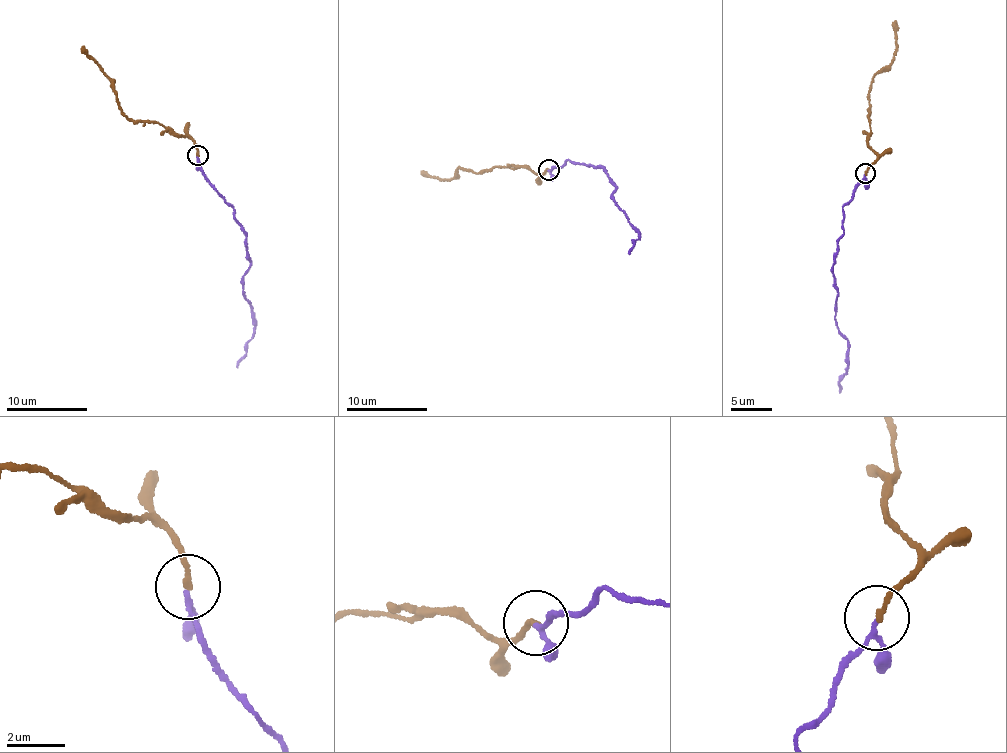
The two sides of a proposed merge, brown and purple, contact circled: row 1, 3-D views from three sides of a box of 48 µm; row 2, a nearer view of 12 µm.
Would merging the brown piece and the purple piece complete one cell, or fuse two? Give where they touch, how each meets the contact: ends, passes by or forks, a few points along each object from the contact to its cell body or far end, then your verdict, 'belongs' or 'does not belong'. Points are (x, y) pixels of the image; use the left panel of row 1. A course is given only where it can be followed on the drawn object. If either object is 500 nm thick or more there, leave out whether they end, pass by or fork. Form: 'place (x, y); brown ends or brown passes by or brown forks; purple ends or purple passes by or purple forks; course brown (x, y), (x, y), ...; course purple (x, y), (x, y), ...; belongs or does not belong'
place (197, 155); brown ends; purple passes by; course brown (197, 154), (190, 138), (172, 135), (161, 124), (132, 122), (123, 114), (111, 80), (82, 47); course purple (197, 156), (203, 176), (233, 207), (251, 266), (243, 276), (243, 295), (251, 305), (255, 333), (236, 367); belongs

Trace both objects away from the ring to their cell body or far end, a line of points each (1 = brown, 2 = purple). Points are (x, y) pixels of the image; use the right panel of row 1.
1: (865, 172), (877, 159), (866, 140), (870, 126), (869, 96), (873, 77), (889, 65), (895, 54), (895, 21)
2: (865, 174), (843, 207), (844, 233), (832, 266), (837, 298), (834, 320), (848, 341), (847, 371), (838, 391)

